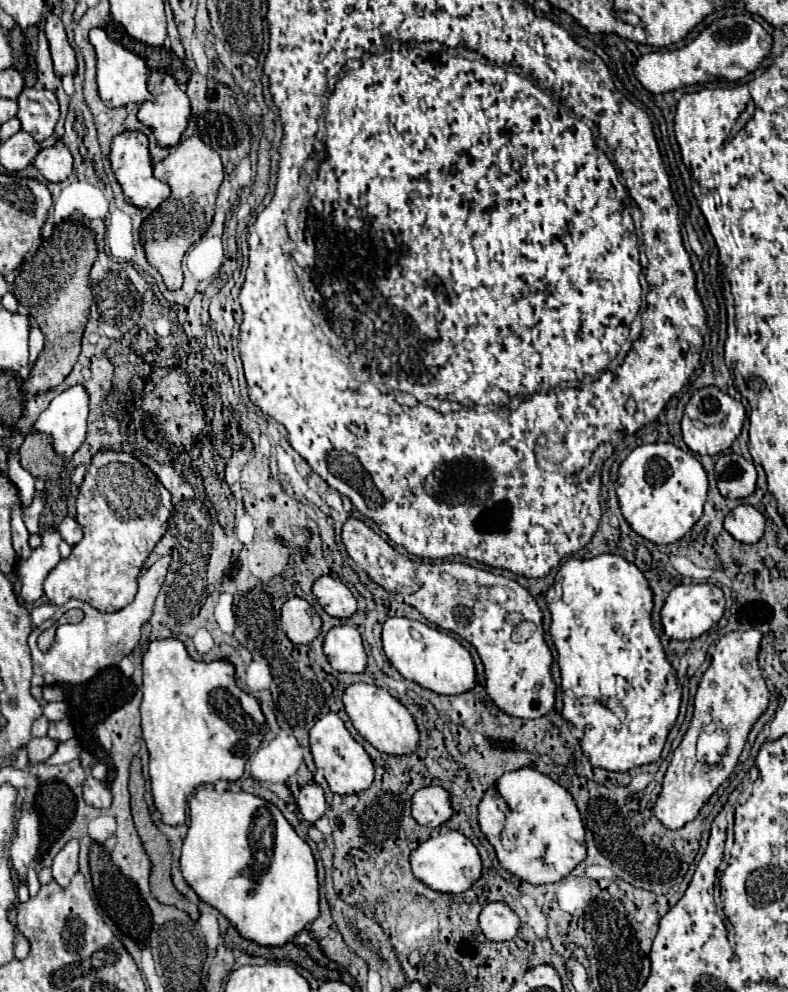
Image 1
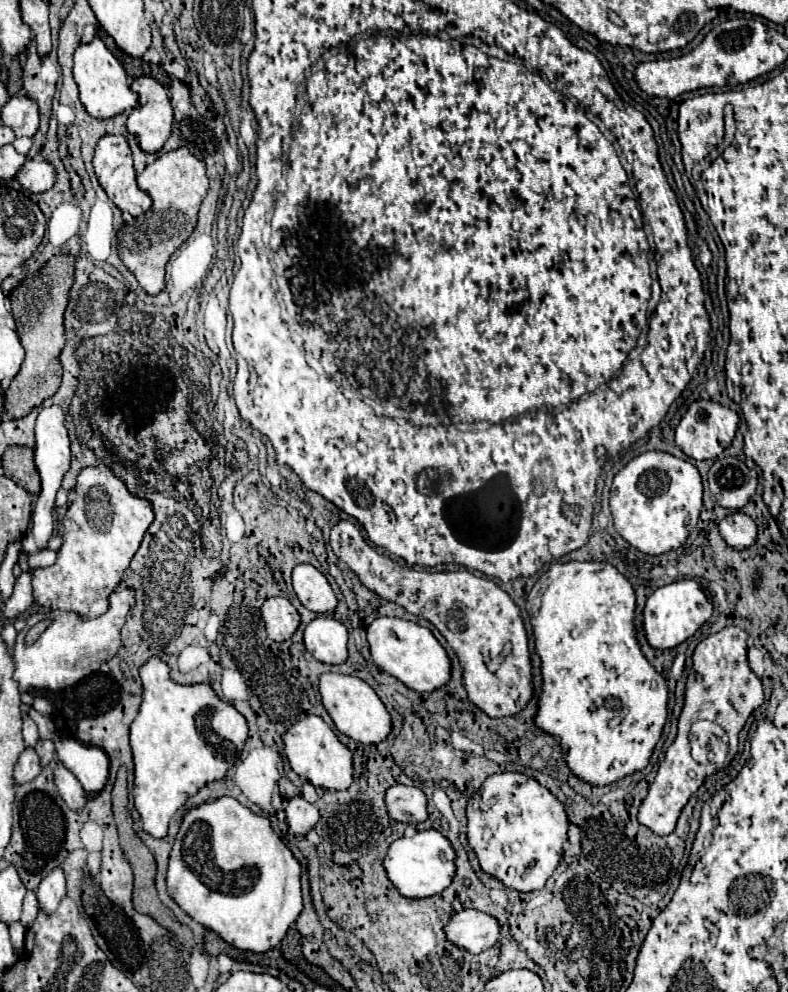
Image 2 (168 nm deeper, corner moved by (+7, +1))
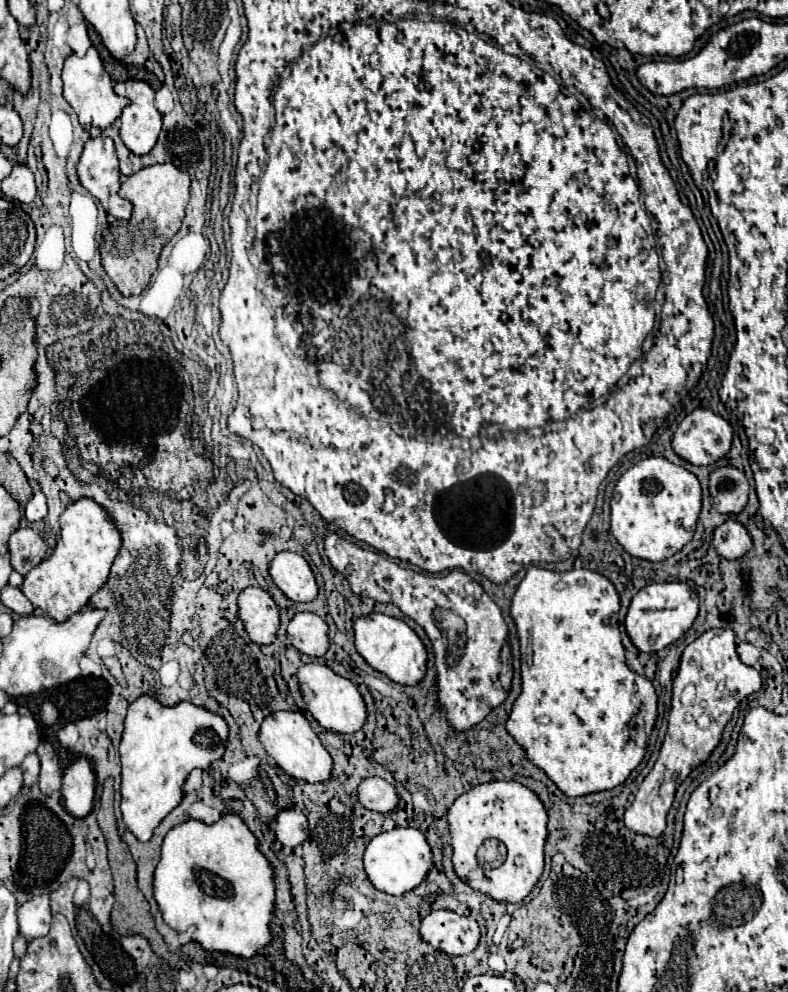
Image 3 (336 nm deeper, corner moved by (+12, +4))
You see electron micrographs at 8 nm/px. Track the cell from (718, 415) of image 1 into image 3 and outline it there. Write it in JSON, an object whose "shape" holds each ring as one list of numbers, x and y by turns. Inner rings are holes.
{"shape":[[695,409,677,427,671,447,691,465,713,465,729,453,733,427,711,409]]}

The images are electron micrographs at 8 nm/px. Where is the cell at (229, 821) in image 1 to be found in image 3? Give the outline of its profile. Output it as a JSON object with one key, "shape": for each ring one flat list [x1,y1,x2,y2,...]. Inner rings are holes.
{"shape":[[223,815,215,825,201,821,185,821,171,829,161,843,161,861,155,869,153,897,163,921,177,933,189,931,191,939,207,951,229,953,235,957,253,957,257,949,271,941,269,921,273,917,275,881,273,869,257,849,257,839,239,815]]}

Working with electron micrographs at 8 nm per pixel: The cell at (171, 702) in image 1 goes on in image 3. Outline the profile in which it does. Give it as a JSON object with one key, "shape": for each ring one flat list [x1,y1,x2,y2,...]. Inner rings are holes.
{"shape":[[143,695,129,705,125,717,125,729,119,745,121,753,121,813,127,829,139,839,149,841,153,829,169,815,183,799,181,785,193,769,207,769,213,761,223,757,227,743,227,723,223,717,209,713,193,703,179,703,173,707,163,707,153,695]]}

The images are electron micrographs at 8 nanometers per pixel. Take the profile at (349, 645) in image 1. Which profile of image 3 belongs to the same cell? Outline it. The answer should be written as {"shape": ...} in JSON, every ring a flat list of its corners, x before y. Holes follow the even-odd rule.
{"shape":[[295,613,289,621,287,637,297,651,309,657,321,657,329,649,327,623,315,613]]}

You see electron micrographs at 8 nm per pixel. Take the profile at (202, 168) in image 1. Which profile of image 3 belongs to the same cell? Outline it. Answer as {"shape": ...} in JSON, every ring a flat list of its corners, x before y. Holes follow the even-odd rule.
{"shape":[[173,163,145,167,121,183,121,197,133,203,133,215,129,221,109,223,109,237,99,247,101,265,111,277,121,295,139,295,157,269,157,257,163,245,179,231,185,207,189,203,189,177]]}

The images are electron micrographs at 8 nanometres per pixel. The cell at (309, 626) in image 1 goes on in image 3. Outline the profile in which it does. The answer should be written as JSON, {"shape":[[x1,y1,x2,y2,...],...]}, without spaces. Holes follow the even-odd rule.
{"shape":[[245,587,237,599,237,611,253,643,273,643,279,629,279,607,267,591,259,587]]}

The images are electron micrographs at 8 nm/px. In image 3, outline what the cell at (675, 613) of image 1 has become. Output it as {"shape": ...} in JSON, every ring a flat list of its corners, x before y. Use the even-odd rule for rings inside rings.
{"shape":[[681,581,671,583,653,583,641,589,629,605,625,617,625,631,631,637,633,645,643,653,655,653,677,641,695,621,699,611,699,597,693,587]]}

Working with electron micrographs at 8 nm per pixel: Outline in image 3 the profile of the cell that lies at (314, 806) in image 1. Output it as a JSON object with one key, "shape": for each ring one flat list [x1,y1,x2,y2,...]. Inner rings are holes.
{"shape":[[285,809,277,815,275,837,283,847,295,849,307,839,307,817,297,809]]}

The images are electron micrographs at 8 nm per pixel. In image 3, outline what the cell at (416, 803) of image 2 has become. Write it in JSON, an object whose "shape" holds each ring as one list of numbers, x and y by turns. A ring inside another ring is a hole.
{"shape":[[381,777,363,779,361,785,357,787,357,797,365,809,377,811,377,813,389,813,397,809,397,803,399,803,395,787]]}

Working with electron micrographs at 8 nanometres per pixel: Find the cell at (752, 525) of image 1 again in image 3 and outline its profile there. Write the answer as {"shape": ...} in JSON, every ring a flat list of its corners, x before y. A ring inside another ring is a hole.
{"shape":[[729,519,715,529,713,547,725,559,739,559,753,547,753,543,747,529,739,521]]}

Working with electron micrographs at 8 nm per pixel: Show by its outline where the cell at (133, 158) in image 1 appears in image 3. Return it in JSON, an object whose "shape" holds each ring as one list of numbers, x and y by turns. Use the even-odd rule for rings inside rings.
{"shape":[[101,135,101,137,89,139,85,143,85,149,83,149,79,163,77,163,77,177,79,177,79,183,101,203,101,207,105,209,107,215,113,215,115,219,129,219,131,217,133,205,127,199,119,197,119,185,121,185,119,163,117,163,113,141,109,137]]}

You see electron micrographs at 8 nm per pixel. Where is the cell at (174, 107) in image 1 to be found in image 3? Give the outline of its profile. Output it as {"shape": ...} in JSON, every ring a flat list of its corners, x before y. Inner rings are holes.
{"shape":[[145,81,116,83,114,91,117,95,127,97,131,101,121,113,121,131,119,131,119,135,121,135,123,143,135,155,147,155,153,149,153,145,157,143,157,137,159,137,159,131,161,131,161,113,153,105,155,91]]}

